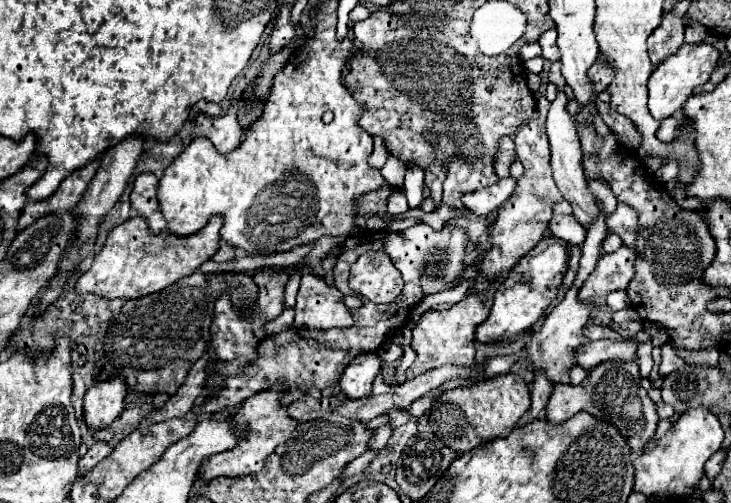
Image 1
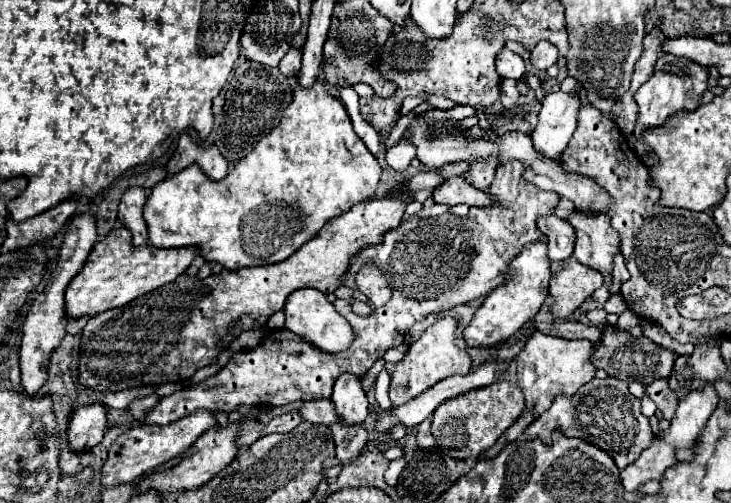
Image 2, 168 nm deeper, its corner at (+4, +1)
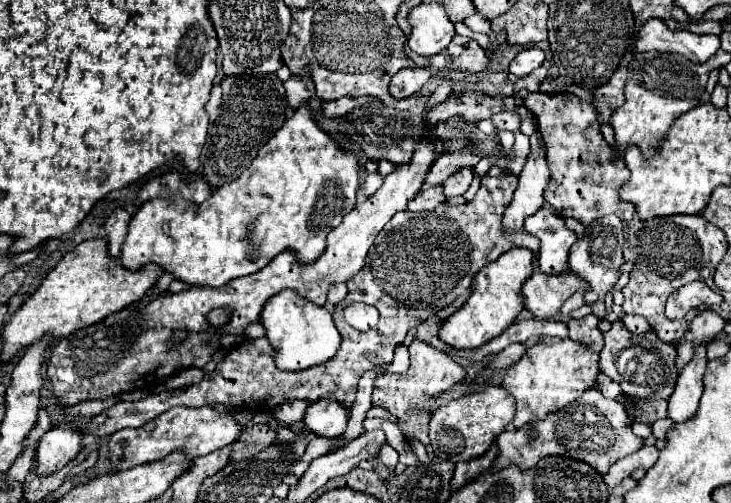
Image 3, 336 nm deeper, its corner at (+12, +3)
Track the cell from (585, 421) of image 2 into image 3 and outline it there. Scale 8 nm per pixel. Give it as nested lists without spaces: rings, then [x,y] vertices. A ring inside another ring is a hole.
[[[598,387],[586,389],[576,403],[572,403],[568,409],[560,409],[560,413],[550,413],[544,421],[536,421],[524,429],[504,431],[496,443],[500,453],[494,467],[508,467],[516,463],[522,469],[528,469],[546,455],[564,455],[586,461],[602,475],[606,475],[618,459],[644,447],[644,439],[632,433],[632,419],[626,407],[616,399],[604,397]]]

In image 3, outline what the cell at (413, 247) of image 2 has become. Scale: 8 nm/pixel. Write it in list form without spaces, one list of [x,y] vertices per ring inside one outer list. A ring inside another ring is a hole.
[[[498,171],[496,175],[488,173],[482,177],[482,185],[476,197],[466,205],[438,205],[434,211],[428,213],[396,213],[374,239],[362,271],[348,281],[346,299],[335,307],[333,319],[340,329],[342,345],[336,357],[332,357],[324,365],[314,365],[312,369],[302,369],[300,373],[284,373],[276,369],[276,349],[268,345],[266,337],[246,339],[238,347],[230,349],[226,357],[216,365],[216,369],[198,385],[190,385],[178,391],[162,391],[134,403],[120,401],[108,411],[96,415],[88,425],[82,427],[82,431],[92,431],[92,435],[96,437],[104,437],[126,427],[142,427],[160,413],[168,411],[168,407],[176,405],[202,407],[222,403],[236,409],[244,407],[246,403],[246,407],[268,411],[268,407],[274,409],[290,399],[316,401],[320,397],[332,395],[334,399],[350,407],[360,375],[372,369],[376,363],[390,363],[394,349],[404,341],[406,333],[416,327],[416,323],[444,309],[456,297],[468,297],[472,291],[474,275],[480,269],[494,263],[512,247],[528,247],[534,251],[535,260],[538,259],[540,241],[536,241],[536,237],[524,233],[524,229],[516,233],[508,233],[502,229],[504,211],[512,201],[514,191],[516,177],[512,173]],[[354,301],[362,301],[378,309],[380,323],[376,327],[376,333],[372,333],[372,329],[362,333],[344,321],[343,309]]]

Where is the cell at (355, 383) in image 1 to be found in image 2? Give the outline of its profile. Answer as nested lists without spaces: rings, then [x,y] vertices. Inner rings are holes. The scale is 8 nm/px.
[[[340,375],[340,379],[334,383],[334,393],[330,399],[342,425],[360,425],[370,413],[366,393],[362,391],[356,375]]]

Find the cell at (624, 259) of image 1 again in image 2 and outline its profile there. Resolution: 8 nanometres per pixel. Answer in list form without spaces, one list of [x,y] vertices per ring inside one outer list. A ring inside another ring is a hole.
[[[568,259],[560,269],[552,273],[548,295],[554,299],[550,311],[558,319],[568,319],[576,307],[586,301],[604,283],[598,271]]]

